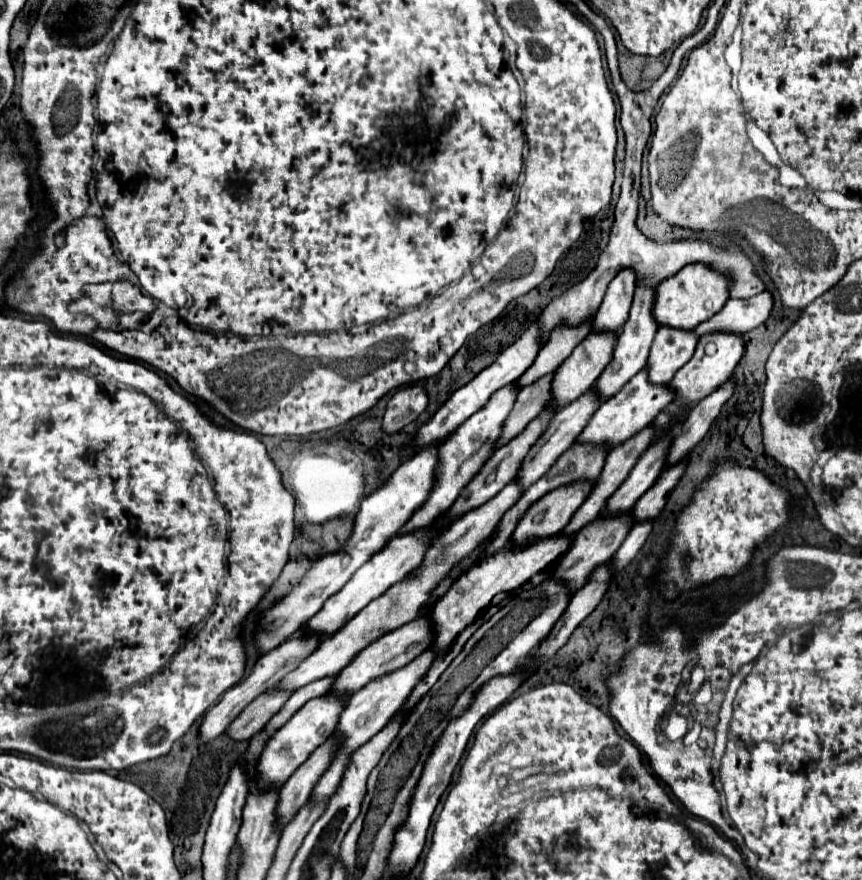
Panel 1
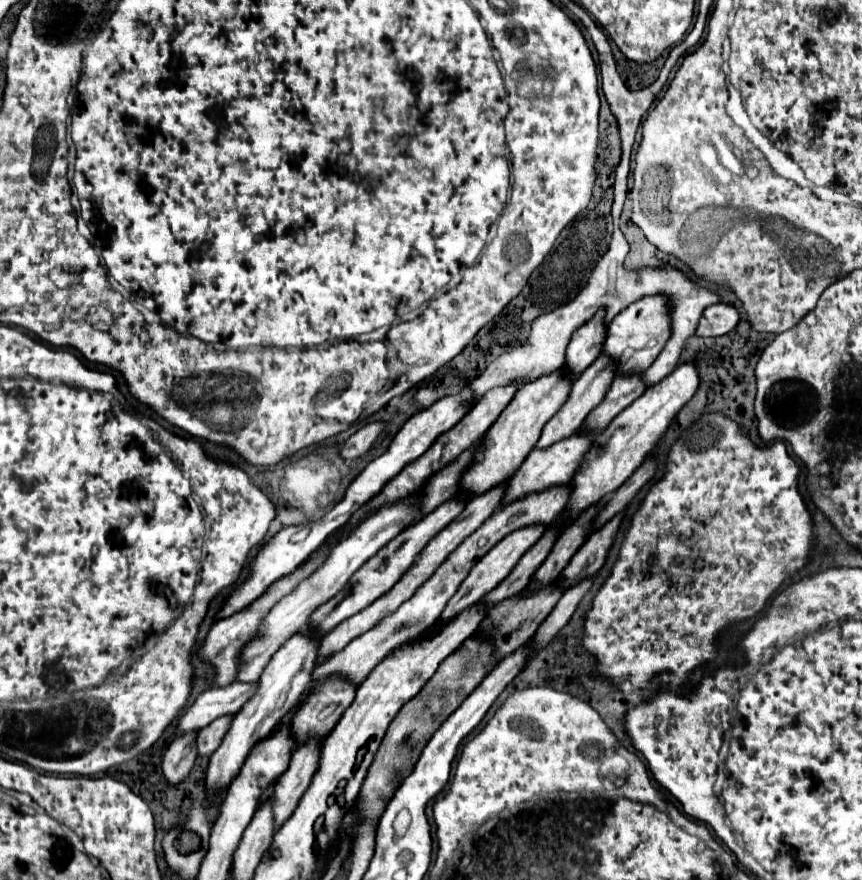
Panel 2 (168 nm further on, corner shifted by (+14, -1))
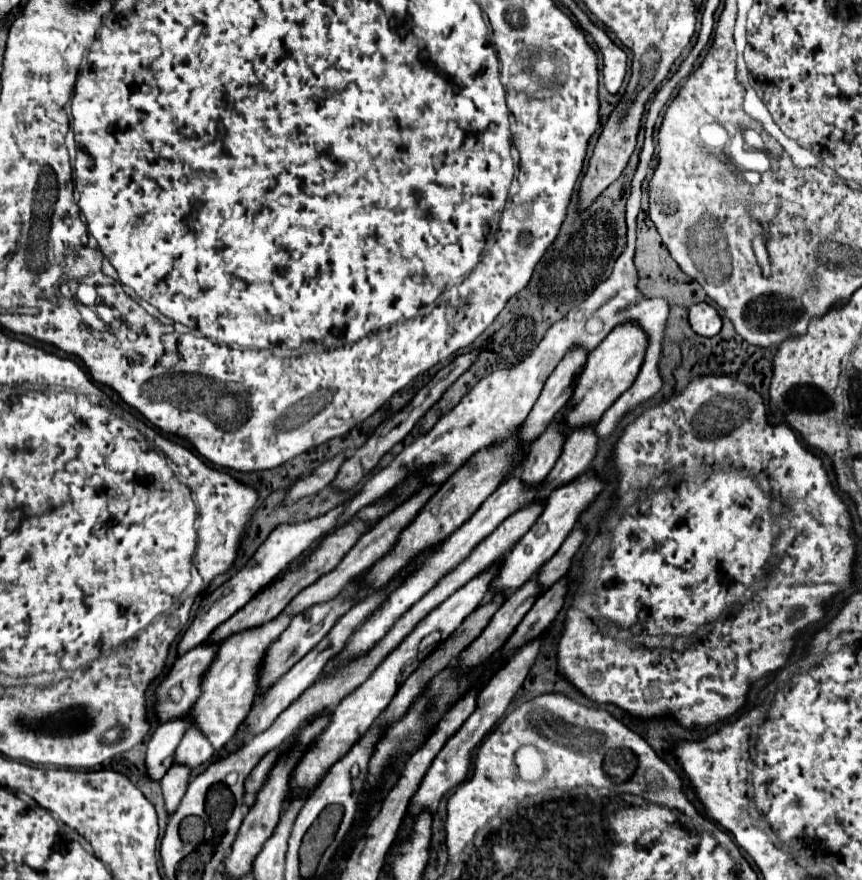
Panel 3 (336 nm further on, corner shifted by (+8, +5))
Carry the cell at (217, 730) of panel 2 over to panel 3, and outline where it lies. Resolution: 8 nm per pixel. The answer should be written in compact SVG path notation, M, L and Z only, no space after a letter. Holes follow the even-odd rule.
M192 727L192 729L188 729L184 733L184 737L182 737L182 741L180 741L178 749L176 749L174 761L196 769L204 761L208 761L214 753L216 751L210 745L210 741L206 741L206 735L198 727Z

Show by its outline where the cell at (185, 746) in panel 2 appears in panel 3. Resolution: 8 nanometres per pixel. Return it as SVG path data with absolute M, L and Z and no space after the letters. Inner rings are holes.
M174 763L166 775L162 777L160 785L162 785L162 793L164 793L164 801L166 801L166 809L168 813L174 813L180 799L184 797L186 793L186 785L188 785L188 779L190 779L190 773L192 769L188 765L178 765Z

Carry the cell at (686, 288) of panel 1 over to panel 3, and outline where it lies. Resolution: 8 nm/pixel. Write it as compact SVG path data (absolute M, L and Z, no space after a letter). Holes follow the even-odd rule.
M626 321L626 325L616 325L610 335L598 345L598 349L590 351L590 357L576 379L576 387L572 393L570 403L566 405L566 423L568 431L580 425L588 425L598 421L604 411L634 383L638 377L644 355L646 355L646 331L636 321Z

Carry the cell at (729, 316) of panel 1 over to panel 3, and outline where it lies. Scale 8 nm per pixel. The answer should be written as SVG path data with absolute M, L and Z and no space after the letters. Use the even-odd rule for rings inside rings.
M698 303L690 307L690 325L702 337L714 337L722 329L722 317L710 303Z

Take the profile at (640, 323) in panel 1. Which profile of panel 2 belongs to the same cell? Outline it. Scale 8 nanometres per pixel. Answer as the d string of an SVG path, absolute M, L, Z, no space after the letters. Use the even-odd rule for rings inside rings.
M600 355L596 359L596 363L592 363L592 367L588 367L588 371L584 371L584 375L580 375L580 379L576 383L572 383L572 391L568 395L568 401L544 425L542 435L536 443L536 449L546 449L546 447L550 447L562 439L568 439L570 435L576 433L576 427L580 427L580 423L584 421L584 415L588 415L588 411L592 407L596 407L596 403L600 403L600 399L604 399L604 391L608 391L608 375L612 375L612 363L608 363L608 359L604 359L604 355Z

